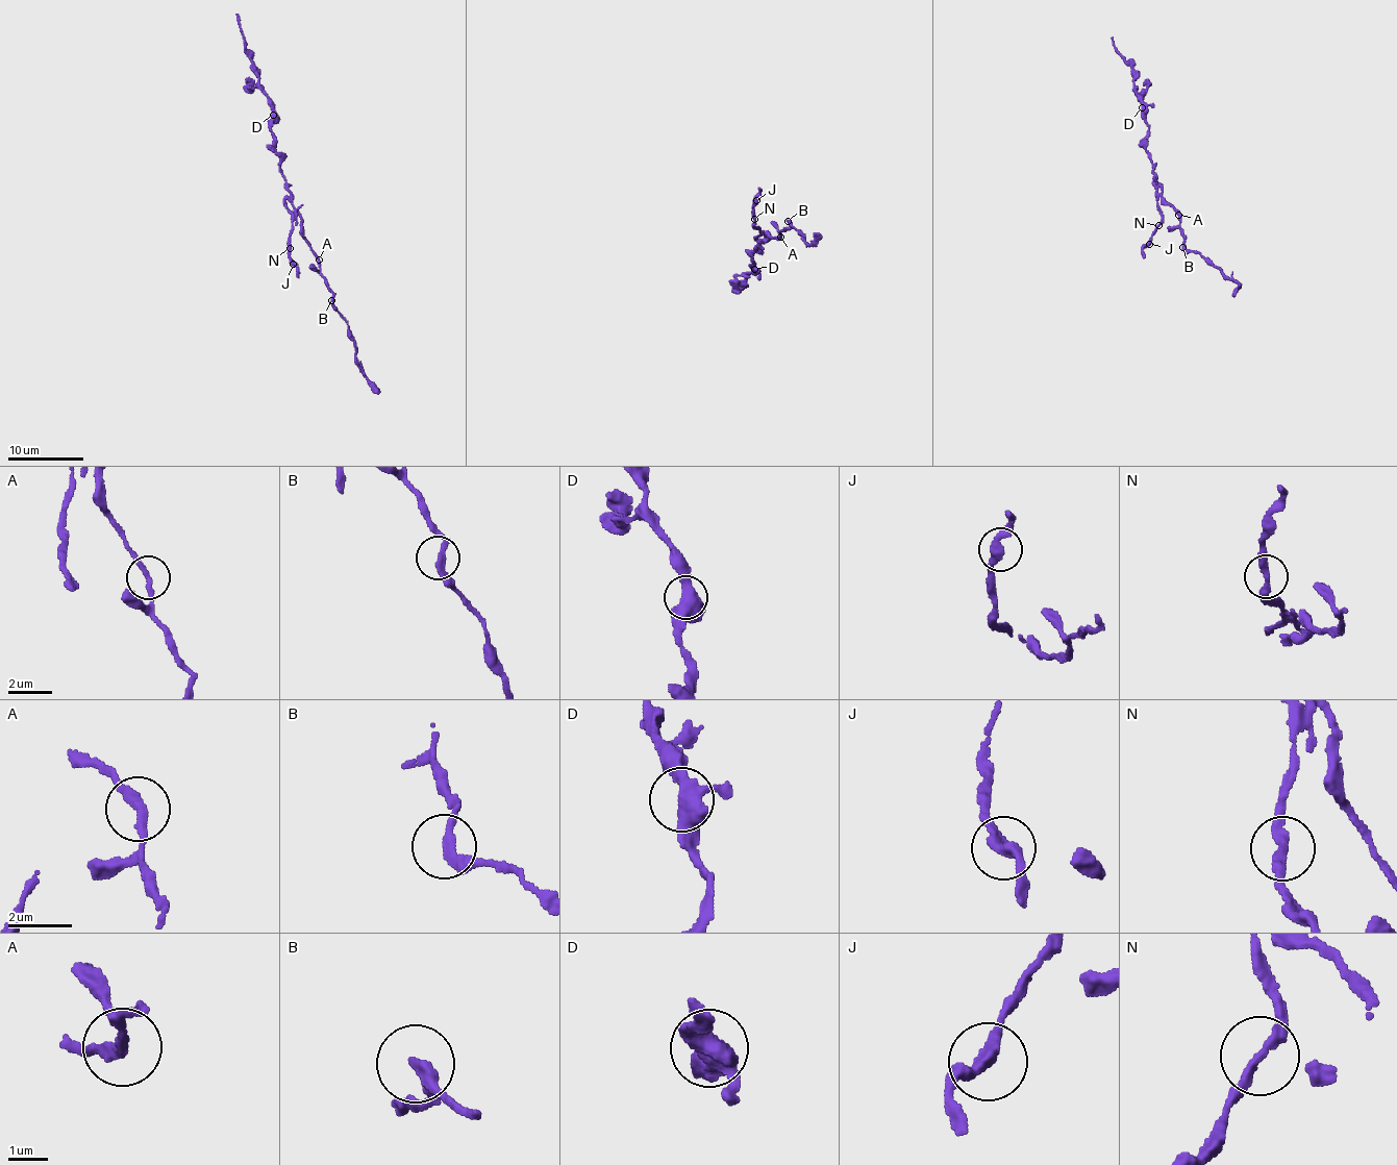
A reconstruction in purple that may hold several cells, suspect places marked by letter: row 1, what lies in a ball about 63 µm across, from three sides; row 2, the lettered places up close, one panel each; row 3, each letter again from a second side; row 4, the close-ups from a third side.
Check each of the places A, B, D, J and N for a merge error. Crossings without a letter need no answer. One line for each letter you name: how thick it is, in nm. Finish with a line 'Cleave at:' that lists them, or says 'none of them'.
Cleave at: none of them

